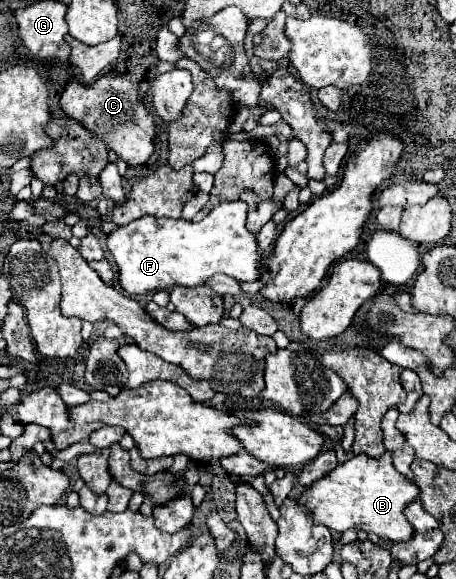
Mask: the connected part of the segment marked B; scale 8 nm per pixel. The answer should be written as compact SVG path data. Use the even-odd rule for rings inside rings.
M383 453L379 459L355 455L343 465L337 465L335 471L307 487L301 497L297 497L297 503L301 503L311 513L315 525L321 523L331 531L343 533L347 529L363 529L389 541L407 541L411 539L413 529L403 517L403 505L415 497L419 497L419 487L395 471L391 453Z

